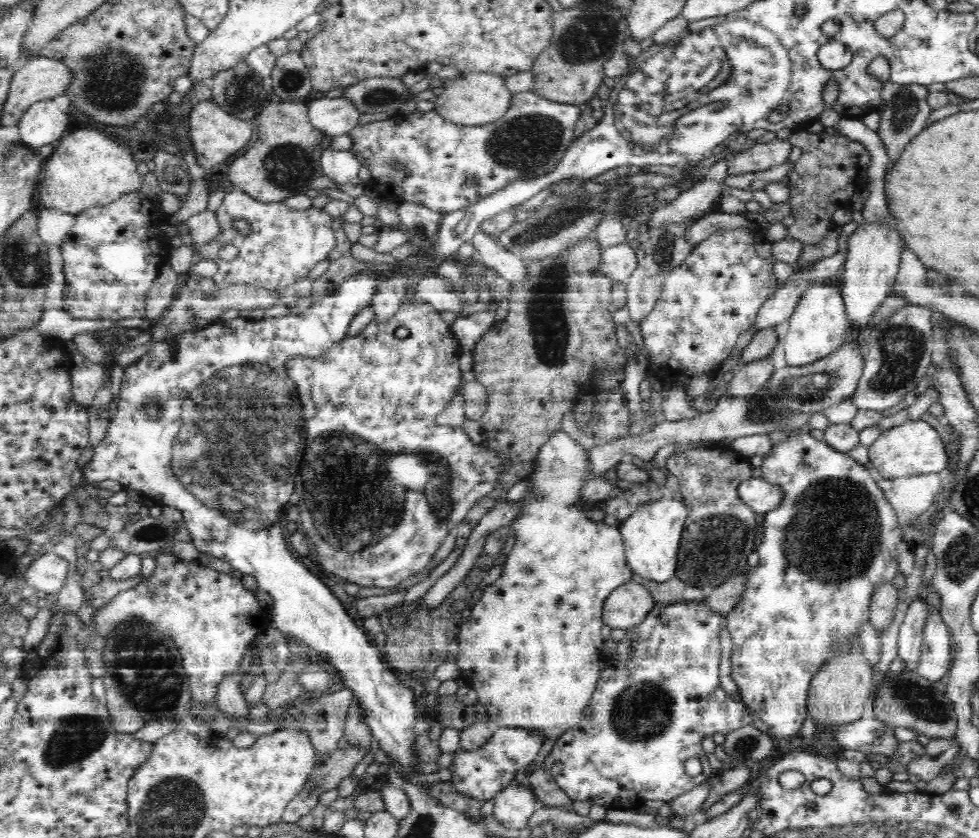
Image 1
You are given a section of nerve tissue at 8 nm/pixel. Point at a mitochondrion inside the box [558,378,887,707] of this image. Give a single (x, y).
(834, 536)

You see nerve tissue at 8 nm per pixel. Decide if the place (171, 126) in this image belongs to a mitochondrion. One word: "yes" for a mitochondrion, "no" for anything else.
no

